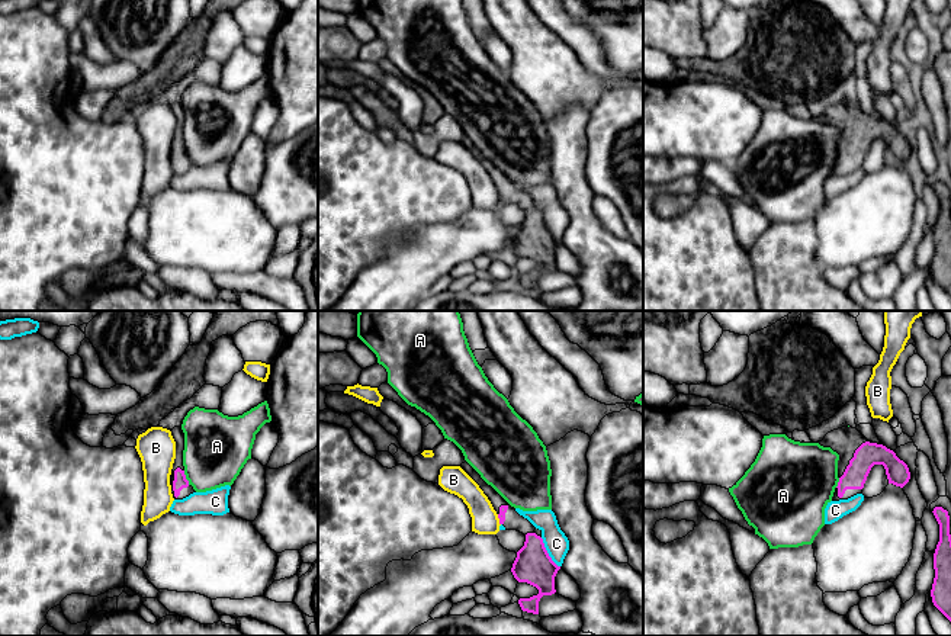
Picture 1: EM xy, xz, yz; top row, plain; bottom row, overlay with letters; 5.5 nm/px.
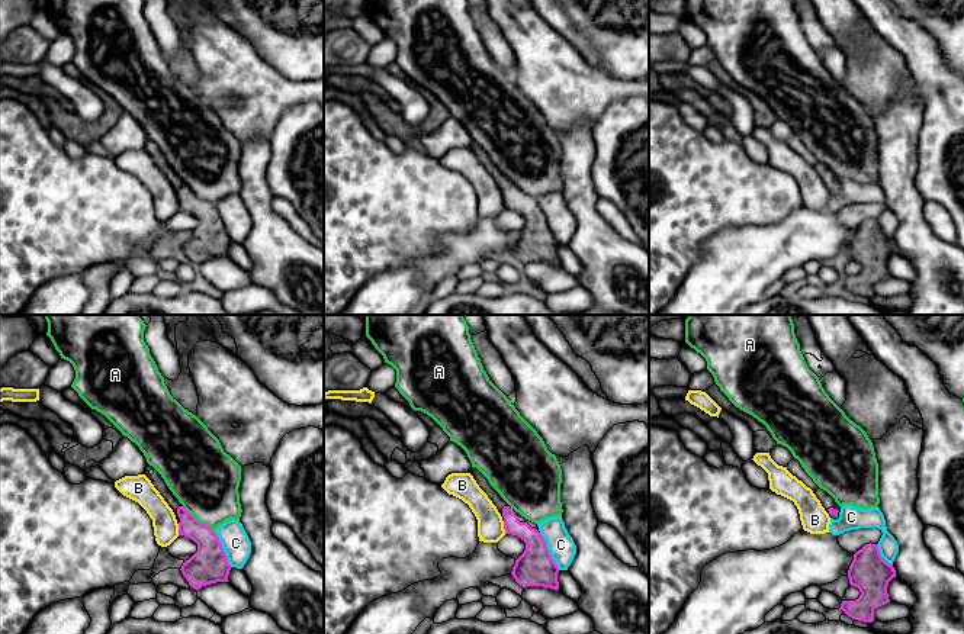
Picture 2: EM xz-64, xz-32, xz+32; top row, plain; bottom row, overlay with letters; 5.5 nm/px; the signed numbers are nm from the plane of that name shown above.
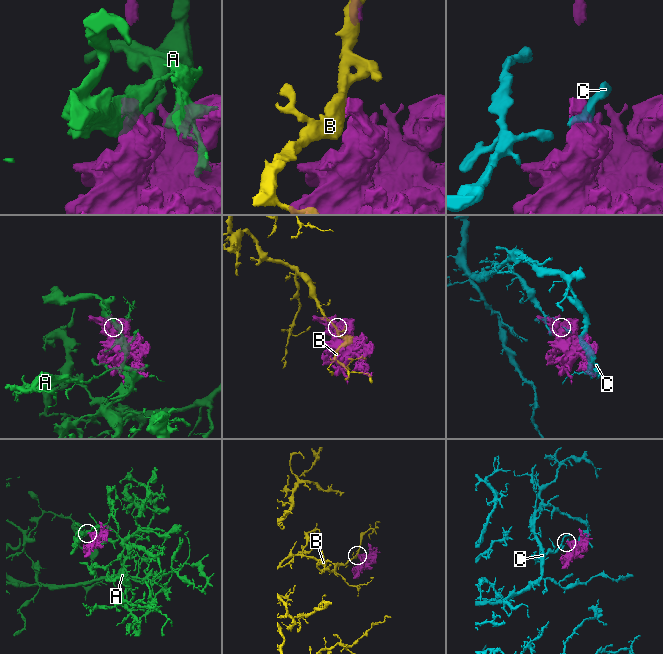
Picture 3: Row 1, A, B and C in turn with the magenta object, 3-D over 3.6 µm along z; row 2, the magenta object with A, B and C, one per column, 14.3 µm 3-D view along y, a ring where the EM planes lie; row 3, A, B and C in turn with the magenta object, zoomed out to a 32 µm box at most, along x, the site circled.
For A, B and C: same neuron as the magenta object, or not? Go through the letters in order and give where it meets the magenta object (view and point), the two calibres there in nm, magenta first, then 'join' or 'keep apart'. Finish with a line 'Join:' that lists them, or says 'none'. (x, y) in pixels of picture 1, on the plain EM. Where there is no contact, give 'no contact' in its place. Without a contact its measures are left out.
A: contact xy (185, 153); calibres 70 and 360 nm; keep apart
B: contact xz (500, 195); calibres 50 and 150 nm; keep apart
C: contact xz (546, 227); calibres 200 and 140 nm; keep apart
Join: none

